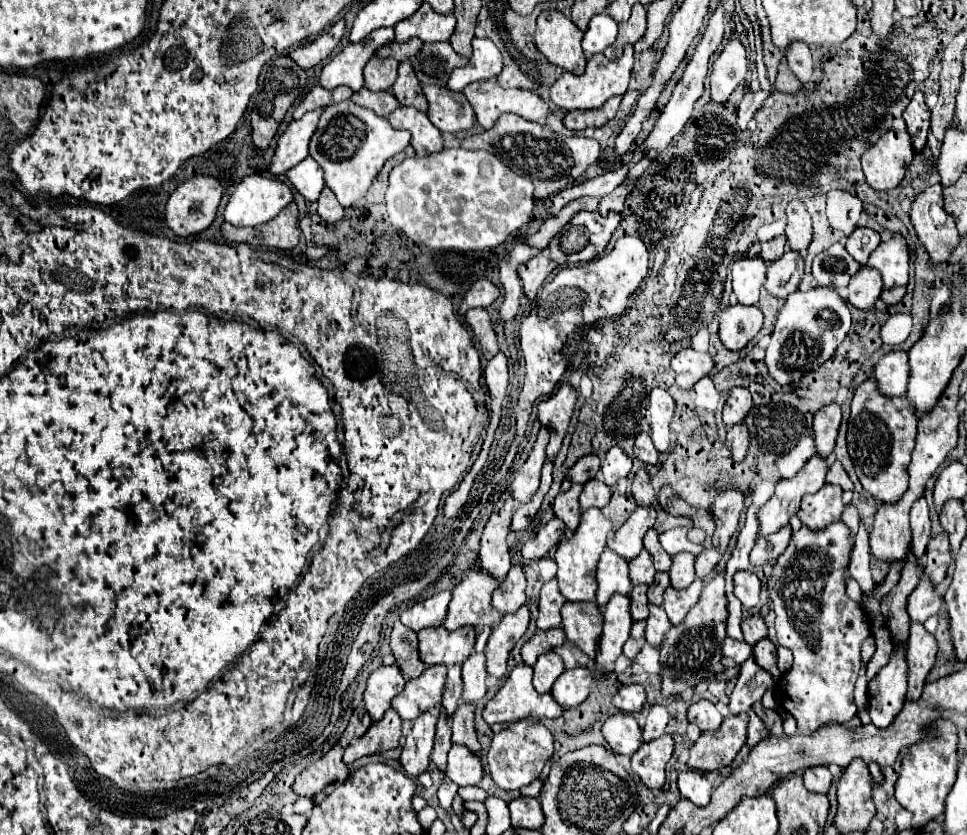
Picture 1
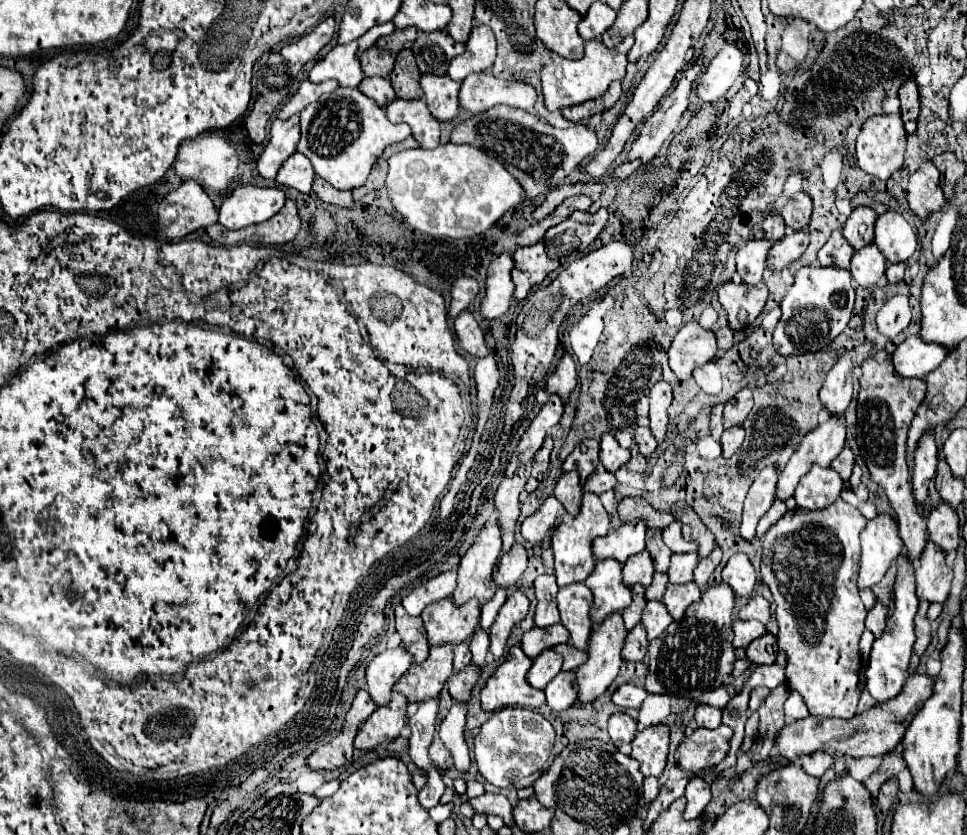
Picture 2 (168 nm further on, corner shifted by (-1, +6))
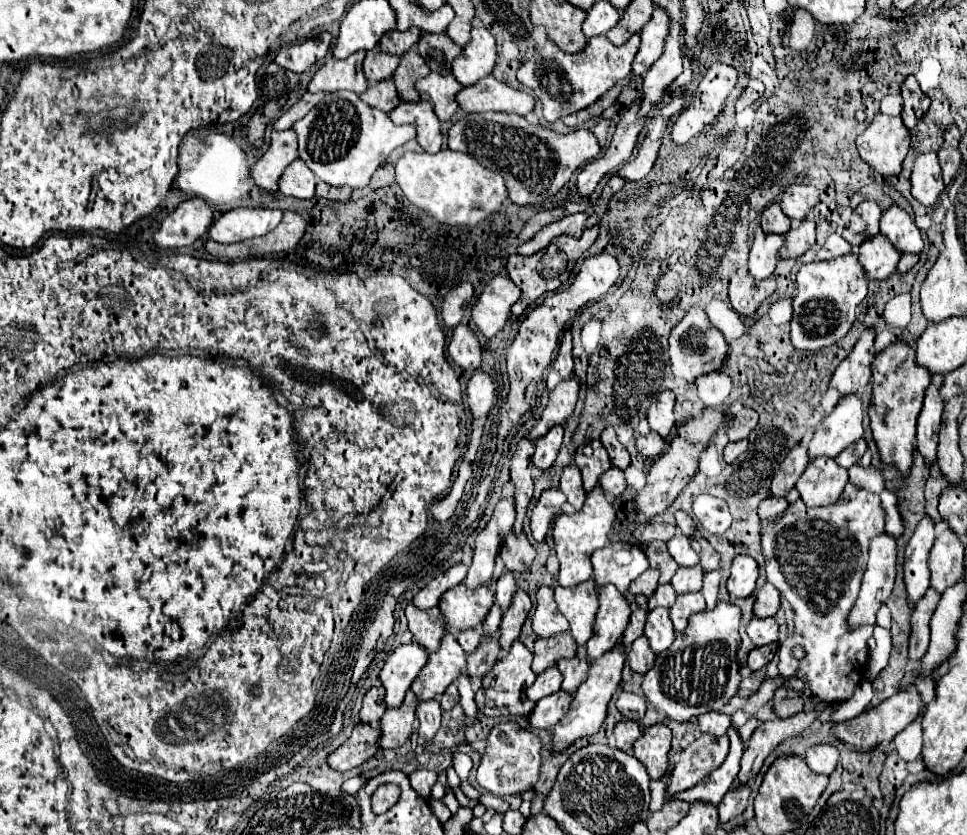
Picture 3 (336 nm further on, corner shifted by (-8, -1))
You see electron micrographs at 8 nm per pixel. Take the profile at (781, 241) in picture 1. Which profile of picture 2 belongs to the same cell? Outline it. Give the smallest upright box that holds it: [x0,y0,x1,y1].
[763,214,785,242]

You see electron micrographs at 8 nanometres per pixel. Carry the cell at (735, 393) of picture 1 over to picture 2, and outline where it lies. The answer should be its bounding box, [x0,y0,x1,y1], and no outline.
[723,388,753,428]

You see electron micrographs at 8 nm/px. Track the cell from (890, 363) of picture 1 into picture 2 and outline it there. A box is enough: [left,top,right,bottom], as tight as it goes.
[891,336,949,378]

